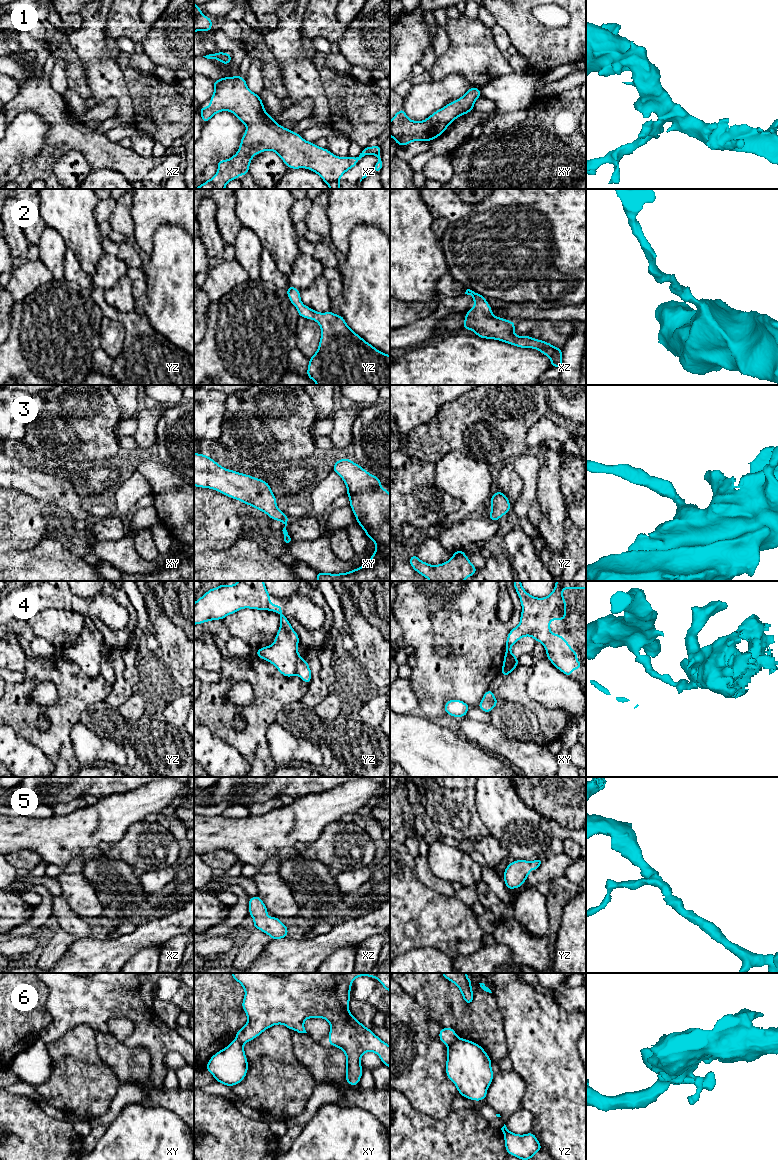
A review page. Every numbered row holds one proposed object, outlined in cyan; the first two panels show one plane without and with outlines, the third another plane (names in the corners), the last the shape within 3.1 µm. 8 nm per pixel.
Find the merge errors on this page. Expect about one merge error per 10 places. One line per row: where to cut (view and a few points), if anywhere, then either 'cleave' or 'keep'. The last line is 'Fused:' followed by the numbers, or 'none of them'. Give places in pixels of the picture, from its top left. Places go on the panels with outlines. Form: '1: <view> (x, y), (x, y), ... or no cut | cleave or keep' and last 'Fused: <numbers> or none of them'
1: no cut | keep
2: no cut | keep
3: no cut | keep
4: yz (300, 657), (296, 664), (295, 673) | cleave
5: no cut | keep
6: yz (457, 1037), (448, 1045) | cleave
Fused: 4, 6

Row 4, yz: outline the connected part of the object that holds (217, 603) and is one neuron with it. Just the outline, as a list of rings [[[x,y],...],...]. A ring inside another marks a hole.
[[[238,581],[234,585],[221,584],[210,588],[194,603],[194,625],[222,620],[244,608],[274,611],[281,615],[280,628],[273,644],[254,653],[272,663],[283,676],[294,676],[300,658],[299,636],[283,614],[282,606],[271,603],[264,581]]]

